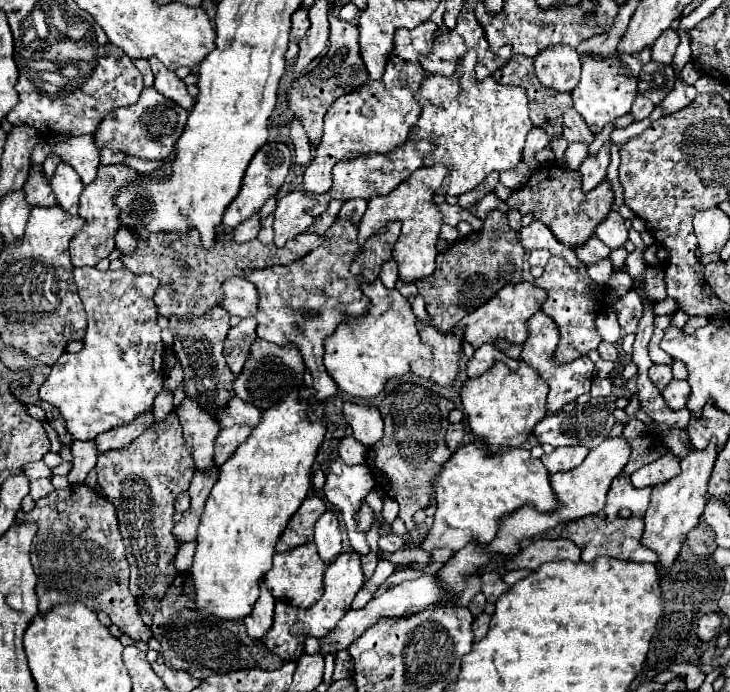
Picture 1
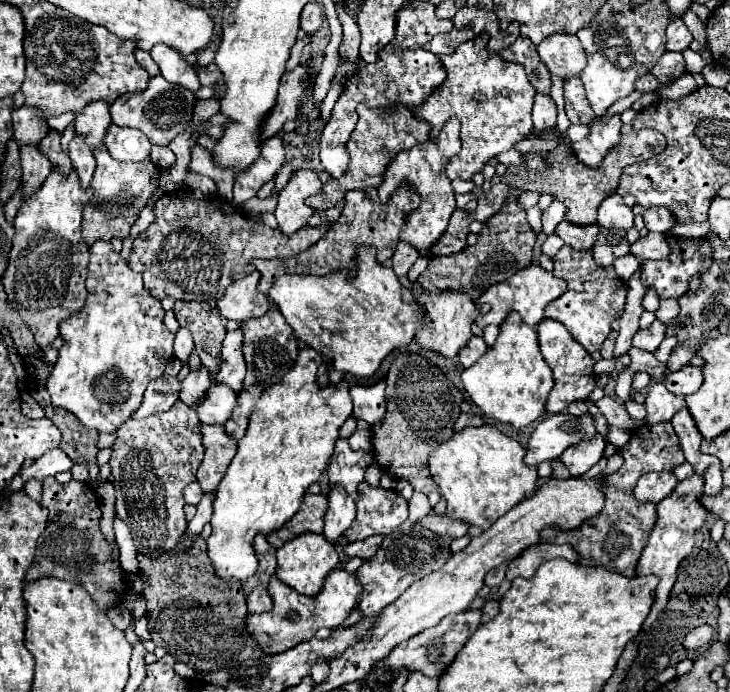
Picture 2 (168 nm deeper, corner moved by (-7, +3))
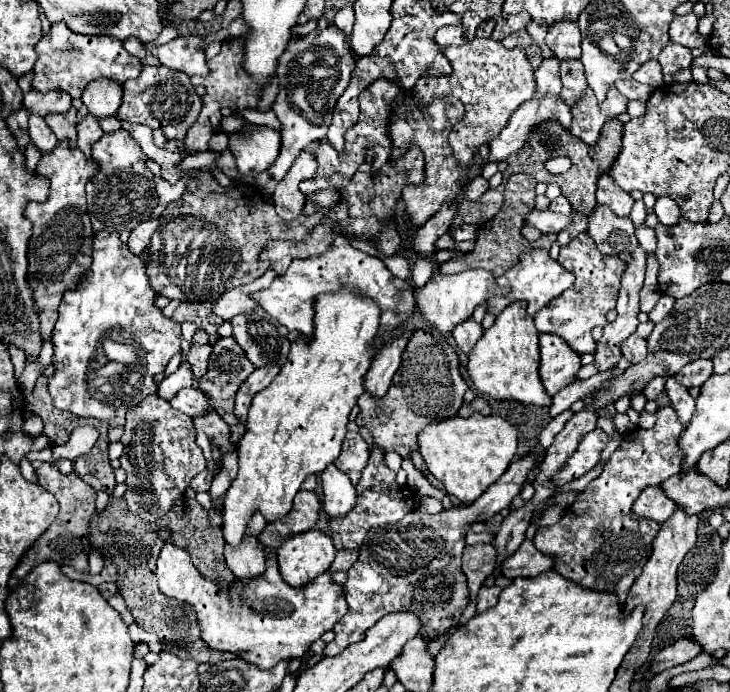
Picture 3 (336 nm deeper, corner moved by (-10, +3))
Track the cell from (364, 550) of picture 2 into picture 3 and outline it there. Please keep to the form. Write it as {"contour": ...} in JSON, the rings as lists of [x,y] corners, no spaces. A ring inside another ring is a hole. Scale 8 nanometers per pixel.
{"contour":[[[340,550],[340,552],[336,552],[336,558],[330,564],[330,574],[346,572],[356,560],[358,560],[358,550]]]}

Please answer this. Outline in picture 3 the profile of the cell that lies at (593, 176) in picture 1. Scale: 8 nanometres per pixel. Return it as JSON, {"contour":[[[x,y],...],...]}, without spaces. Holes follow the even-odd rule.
{"contour":[[[612,86],[606,92],[606,100],[598,102],[594,92],[588,88],[586,94],[570,108],[572,110],[572,126],[570,132],[584,140],[588,146],[594,146],[604,122],[616,118],[620,112],[626,112],[628,100]]]}

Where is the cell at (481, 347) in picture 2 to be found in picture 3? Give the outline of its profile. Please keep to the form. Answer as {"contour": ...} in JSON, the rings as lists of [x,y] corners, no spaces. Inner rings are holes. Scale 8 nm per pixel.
{"contour":[[[468,318],[466,322],[460,322],[460,324],[454,328],[452,336],[454,336],[454,340],[456,340],[456,346],[458,346],[464,354],[470,354],[470,350],[474,348],[474,344],[480,340],[482,332],[484,332],[484,328],[482,328],[474,318]]]}

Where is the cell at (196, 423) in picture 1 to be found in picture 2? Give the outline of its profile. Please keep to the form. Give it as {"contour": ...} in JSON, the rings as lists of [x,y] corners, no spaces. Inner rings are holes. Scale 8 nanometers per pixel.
{"contour":[[[201,366],[199,370],[189,372],[189,376],[183,380],[181,386],[183,386],[179,392],[181,402],[185,402],[189,408],[199,406],[199,402],[203,400],[203,394],[207,394],[207,390],[211,386],[211,378],[209,378],[207,368]]]}

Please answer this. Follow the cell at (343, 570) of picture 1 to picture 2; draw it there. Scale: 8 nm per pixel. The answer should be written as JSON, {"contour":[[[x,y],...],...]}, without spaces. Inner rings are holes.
{"contour":[[[345,568],[331,570],[325,578],[323,590],[313,600],[307,600],[307,596],[297,594],[289,586],[283,586],[273,576],[269,582],[269,594],[271,594],[275,606],[271,612],[265,612],[265,614],[249,614],[247,630],[251,630],[251,634],[257,638],[259,646],[263,648],[265,654],[281,654],[283,650],[291,650],[299,642],[313,638],[319,628],[335,628],[335,626],[343,624],[343,620],[357,606],[361,590],[363,588],[359,586],[359,580],[355,578],[355,574],[347,572]]]}

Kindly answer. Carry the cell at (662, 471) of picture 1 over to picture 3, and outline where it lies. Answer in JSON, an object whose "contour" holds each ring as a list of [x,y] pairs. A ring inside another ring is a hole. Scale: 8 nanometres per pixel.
{"contour":[[[650,486],[646,488],[640,498],[634,502],[632,512],[640,518],[648,518],[654,522],[666,522],[672,512],[676,510],[676,504],[658,488],[658,486]]]}

